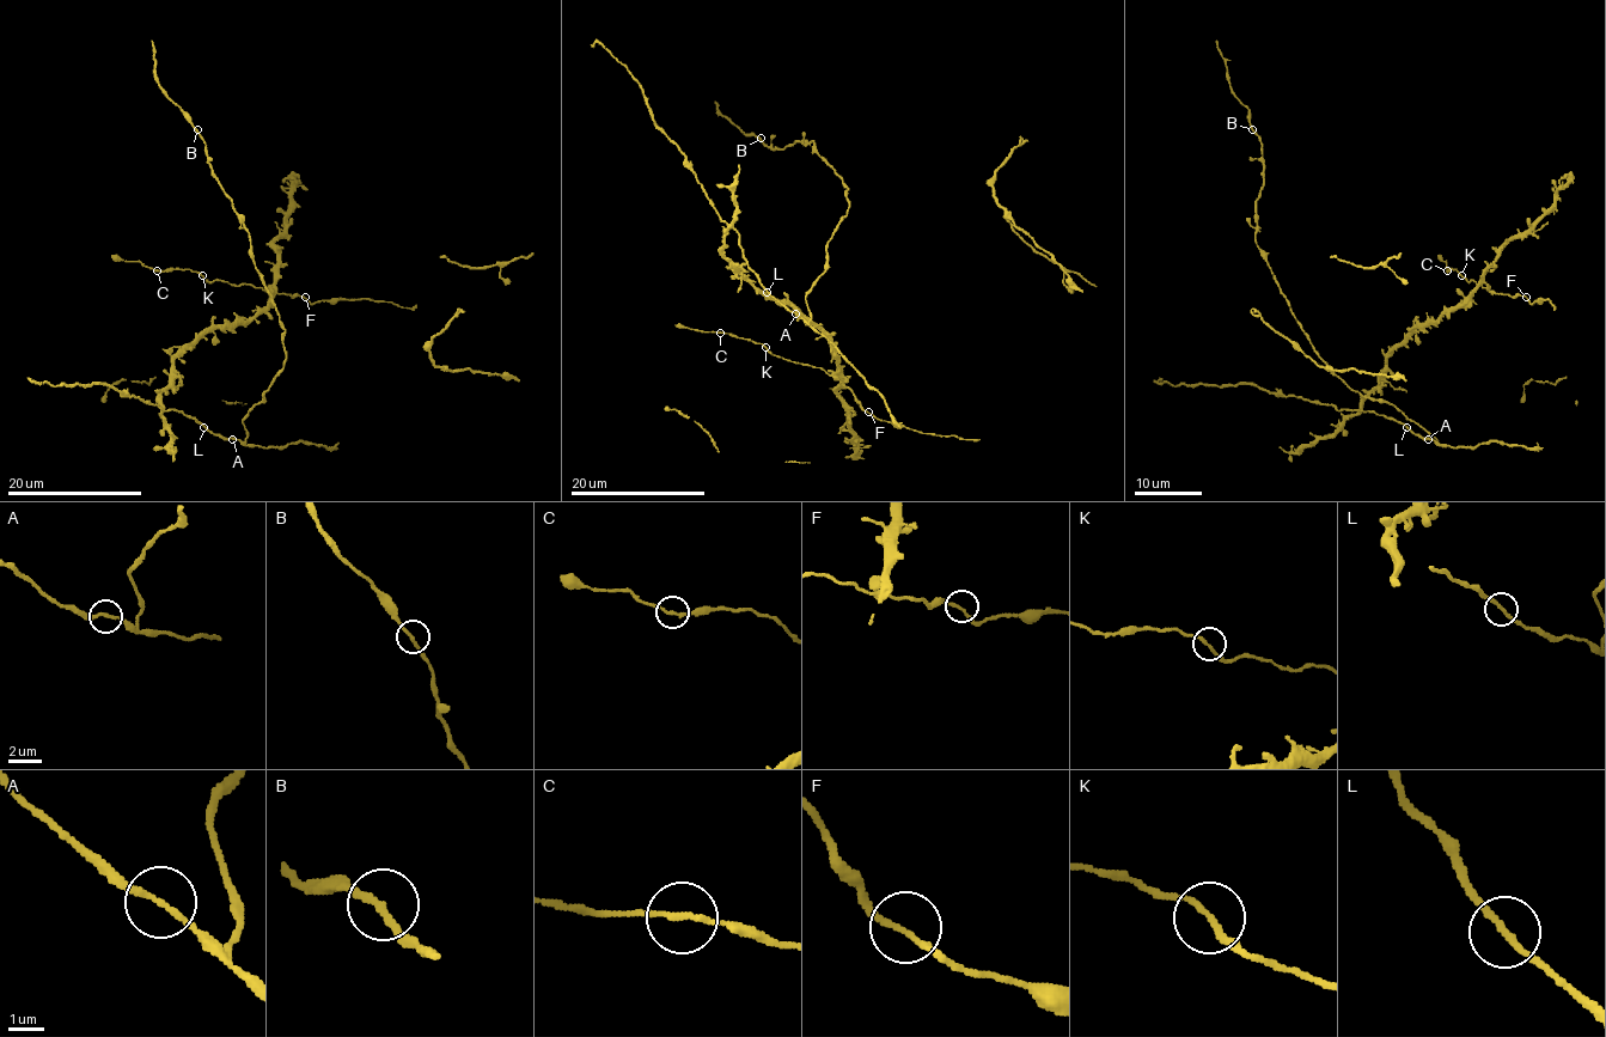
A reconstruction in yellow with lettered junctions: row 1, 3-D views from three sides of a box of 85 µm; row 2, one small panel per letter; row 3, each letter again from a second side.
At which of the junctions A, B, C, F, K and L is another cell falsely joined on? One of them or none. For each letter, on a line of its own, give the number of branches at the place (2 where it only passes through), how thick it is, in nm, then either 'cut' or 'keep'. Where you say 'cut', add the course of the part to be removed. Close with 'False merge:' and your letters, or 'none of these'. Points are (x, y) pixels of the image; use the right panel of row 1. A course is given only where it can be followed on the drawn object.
A: branches 2; calibre 170 nm; keep
B: branches 2; calibre 200 nm; keep
C: branches 2; calibre 170 nm; keep
F: branches 2; calibre 160 nm; keep
K: branches 2; calibre 170 nm; keep
L: branches 2; calibre 180 nm; keep
False merge: none of these

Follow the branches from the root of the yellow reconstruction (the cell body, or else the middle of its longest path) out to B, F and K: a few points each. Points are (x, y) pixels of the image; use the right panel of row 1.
B: (1421, 427), (1384, 400), (1363, 398), (1349, 388), (1295, 317), (1256, 243), (1263, 150), (1252, 129)
F: (1421, 427), (1436, 439), (1373, 412), (1337, 410), (1354, 415), (1387, 355), (1482, 284), (1526, 297)
K: (1421, 427), (1436, 439), (1337, 410), (1359, 410), (1415, 329), (1482, 284), (1489, 290), (1461, 275)

